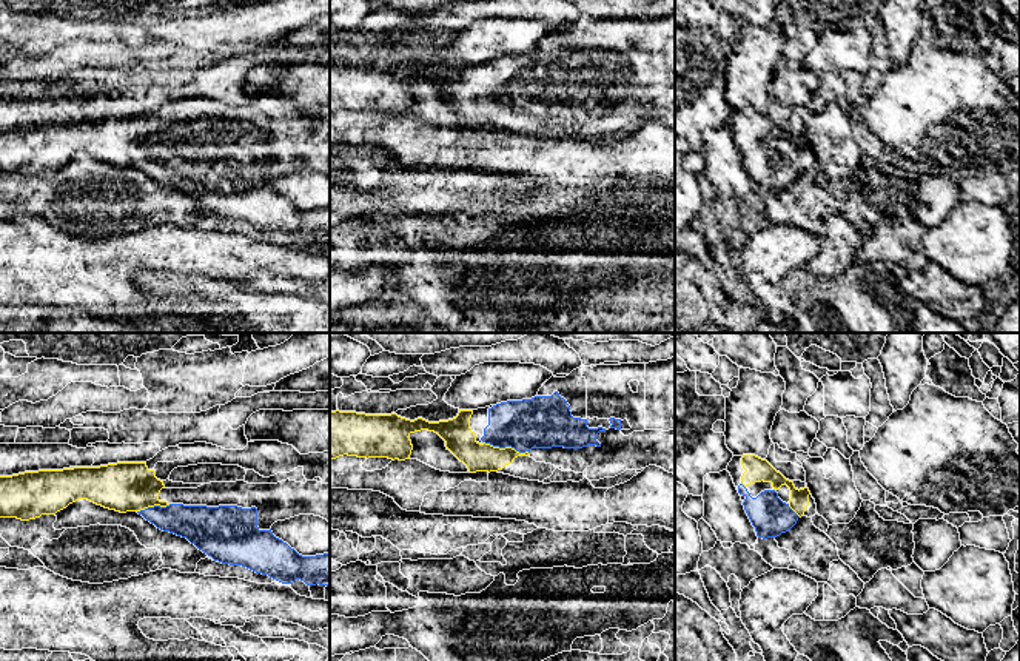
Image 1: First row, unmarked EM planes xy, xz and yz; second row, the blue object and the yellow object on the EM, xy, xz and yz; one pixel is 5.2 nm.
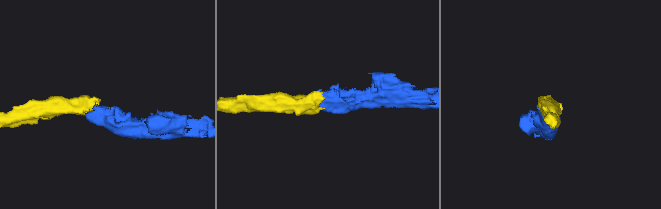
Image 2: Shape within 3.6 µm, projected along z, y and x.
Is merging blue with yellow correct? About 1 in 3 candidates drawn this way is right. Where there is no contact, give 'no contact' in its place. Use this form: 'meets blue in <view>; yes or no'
meets blue in xz; yes

